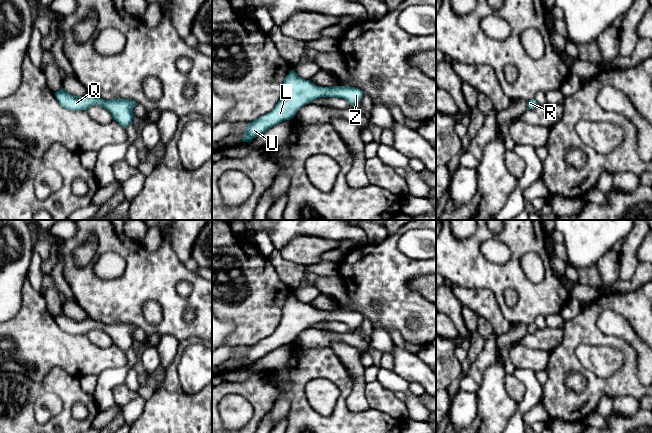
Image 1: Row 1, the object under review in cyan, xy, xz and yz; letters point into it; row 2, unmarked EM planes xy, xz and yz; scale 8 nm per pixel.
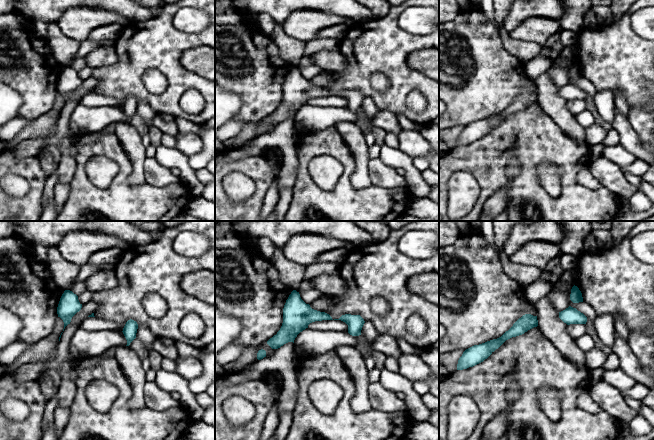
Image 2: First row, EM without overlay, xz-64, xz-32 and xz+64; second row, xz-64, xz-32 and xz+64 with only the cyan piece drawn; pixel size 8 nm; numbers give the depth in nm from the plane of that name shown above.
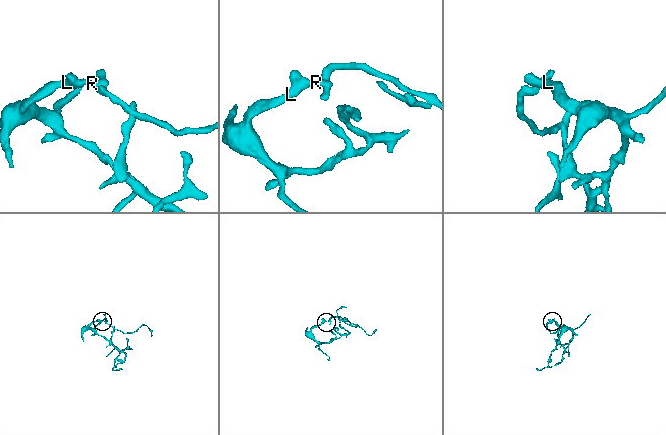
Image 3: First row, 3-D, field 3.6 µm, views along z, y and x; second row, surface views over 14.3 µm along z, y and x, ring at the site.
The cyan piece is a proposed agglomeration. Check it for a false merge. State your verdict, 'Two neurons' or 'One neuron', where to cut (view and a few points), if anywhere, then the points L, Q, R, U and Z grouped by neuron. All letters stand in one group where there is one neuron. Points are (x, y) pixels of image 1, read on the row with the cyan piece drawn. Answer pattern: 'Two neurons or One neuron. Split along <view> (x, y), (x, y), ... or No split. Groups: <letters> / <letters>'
One neuron. No split. Groups: L Q R U Z

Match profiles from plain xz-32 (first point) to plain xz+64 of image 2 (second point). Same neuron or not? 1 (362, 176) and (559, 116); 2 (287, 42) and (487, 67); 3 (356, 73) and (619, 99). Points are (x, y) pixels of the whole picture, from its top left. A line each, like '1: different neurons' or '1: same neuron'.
1: same neuron
2: different neurons
3: different neurons

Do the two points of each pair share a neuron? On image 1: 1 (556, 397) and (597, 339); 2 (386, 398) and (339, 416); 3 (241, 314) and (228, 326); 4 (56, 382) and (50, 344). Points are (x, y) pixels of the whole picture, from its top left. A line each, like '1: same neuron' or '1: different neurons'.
1: same neuron
2: different neurons
3: different neurons
4: different neurons

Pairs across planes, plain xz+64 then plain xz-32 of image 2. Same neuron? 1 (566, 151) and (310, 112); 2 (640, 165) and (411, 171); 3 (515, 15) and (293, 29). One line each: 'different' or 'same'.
1: different
2: different
3: different

